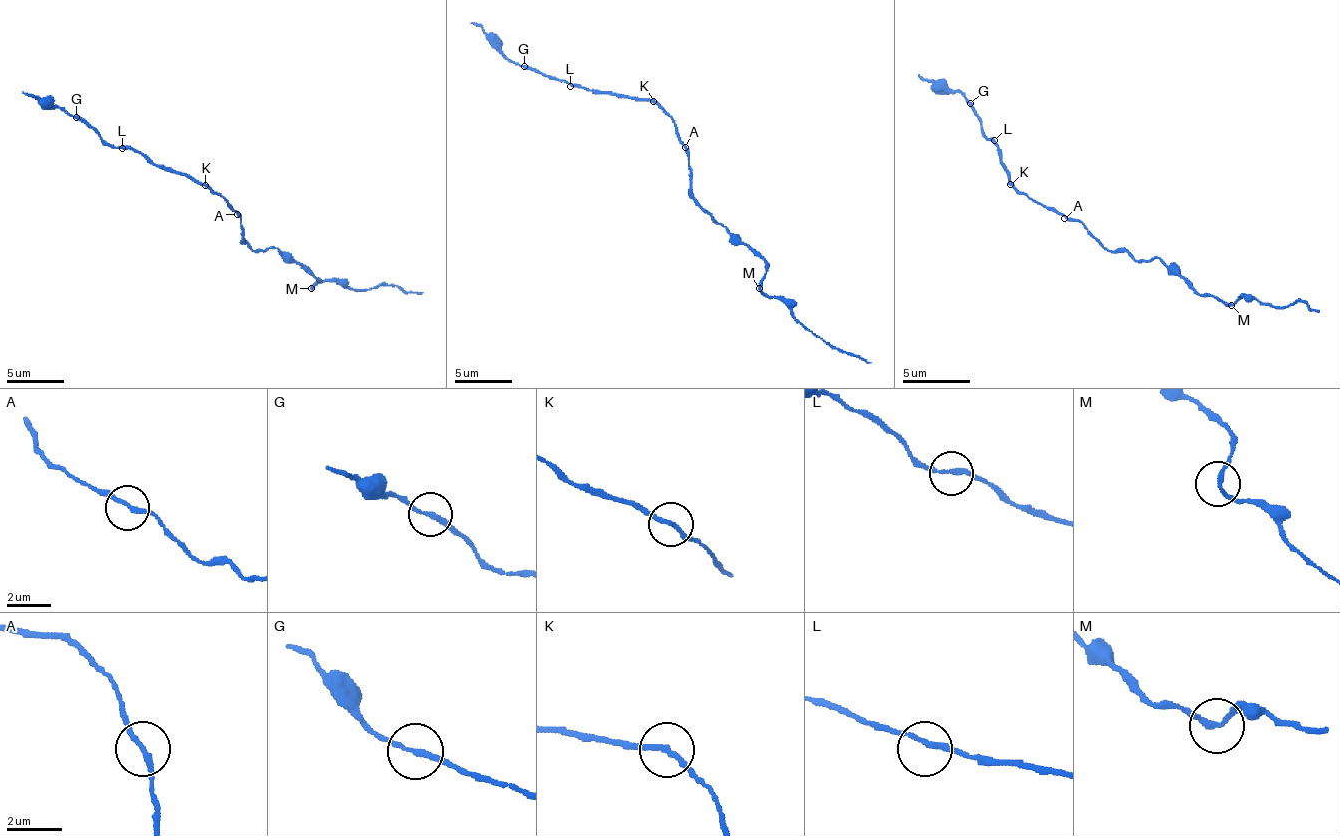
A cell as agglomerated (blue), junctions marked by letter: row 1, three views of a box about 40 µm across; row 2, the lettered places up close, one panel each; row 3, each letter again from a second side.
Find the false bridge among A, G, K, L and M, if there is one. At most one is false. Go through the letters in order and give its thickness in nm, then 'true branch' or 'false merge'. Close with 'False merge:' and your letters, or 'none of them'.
A: 180 nm | true branch
G: 190 nm | true branch
K: 180 nm | true branch
L: 190 nm | true branch
M: 190 nm | true branch
False merge: none of them

